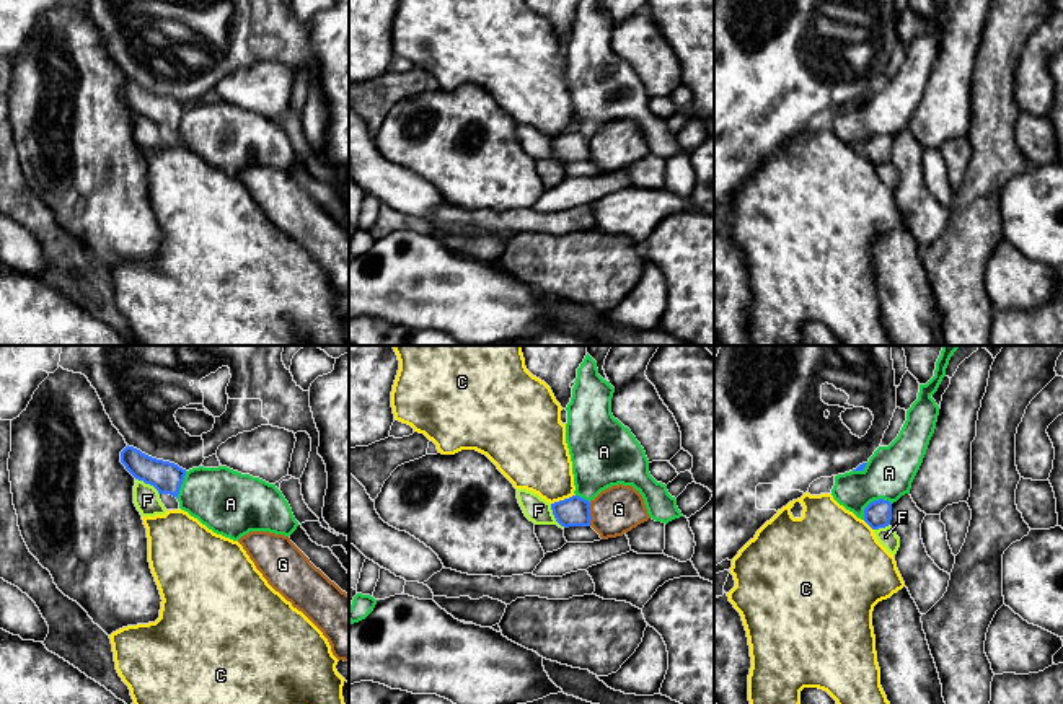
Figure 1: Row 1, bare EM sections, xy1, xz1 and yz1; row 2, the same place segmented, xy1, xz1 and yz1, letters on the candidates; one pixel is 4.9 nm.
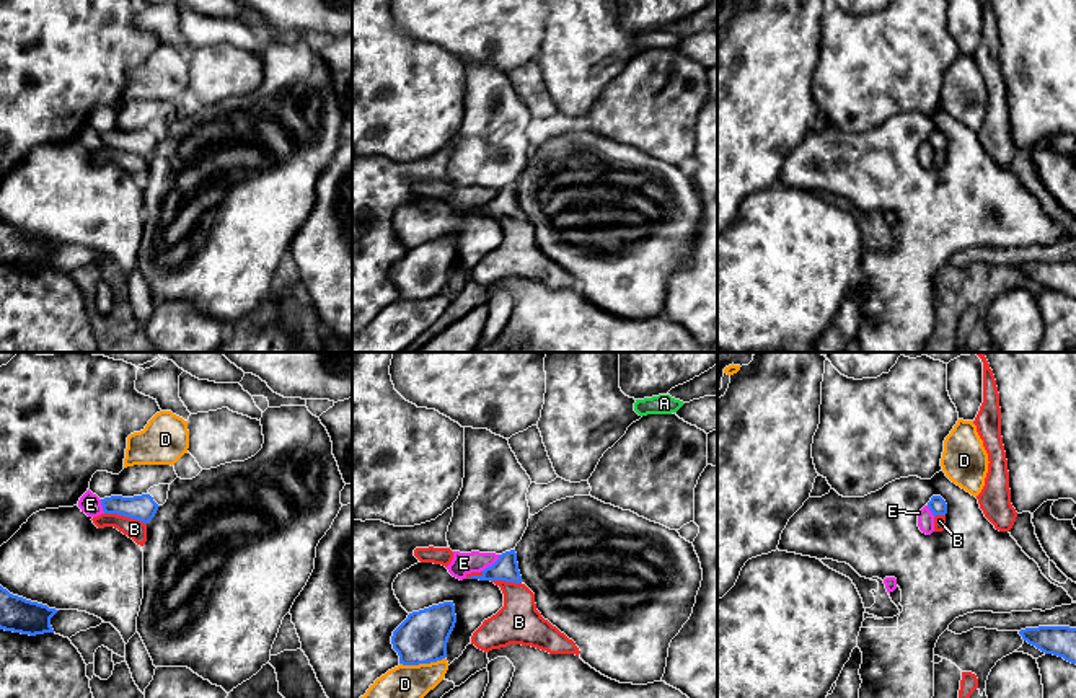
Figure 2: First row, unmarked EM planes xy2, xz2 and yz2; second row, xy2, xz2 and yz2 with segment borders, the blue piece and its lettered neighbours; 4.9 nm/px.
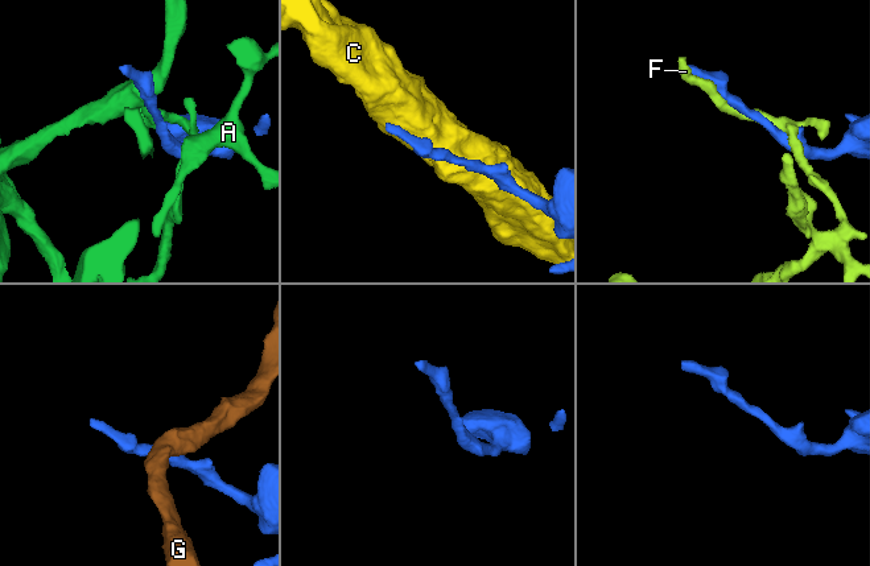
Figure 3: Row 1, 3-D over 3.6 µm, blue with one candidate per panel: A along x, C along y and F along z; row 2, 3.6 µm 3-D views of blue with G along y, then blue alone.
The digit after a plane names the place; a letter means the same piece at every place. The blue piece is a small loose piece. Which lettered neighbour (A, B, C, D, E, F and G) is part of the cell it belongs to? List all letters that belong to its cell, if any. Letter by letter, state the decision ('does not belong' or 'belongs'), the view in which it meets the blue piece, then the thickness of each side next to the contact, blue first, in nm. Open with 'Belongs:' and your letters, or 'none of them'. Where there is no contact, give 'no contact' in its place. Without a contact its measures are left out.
Belongs: A
A: belongs | yz1 | 140/240 nm
B: does not belong | xy2 | 130/100 nm
C: does not belong | xz1 | 140/320 nm
D: does not belong | xz2 | 240/220 nm
E: does not belong | xz2 | 120/110 nm
F: does not belong | xy1 | 160/130 nm
G: does not belong | xz1 | 140/240 nm

